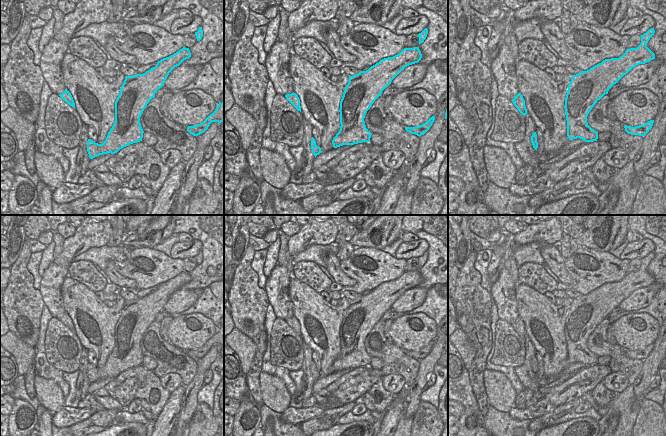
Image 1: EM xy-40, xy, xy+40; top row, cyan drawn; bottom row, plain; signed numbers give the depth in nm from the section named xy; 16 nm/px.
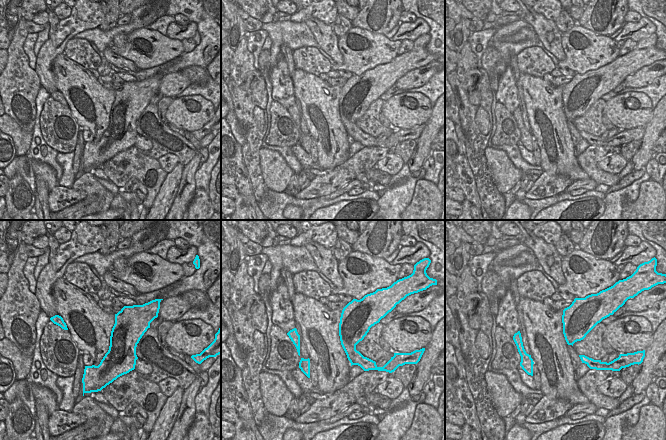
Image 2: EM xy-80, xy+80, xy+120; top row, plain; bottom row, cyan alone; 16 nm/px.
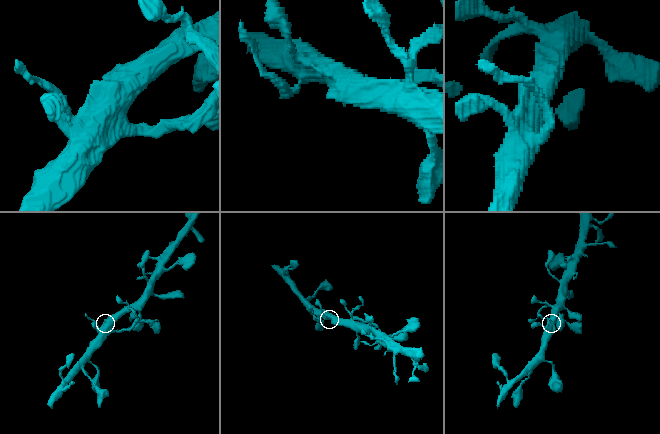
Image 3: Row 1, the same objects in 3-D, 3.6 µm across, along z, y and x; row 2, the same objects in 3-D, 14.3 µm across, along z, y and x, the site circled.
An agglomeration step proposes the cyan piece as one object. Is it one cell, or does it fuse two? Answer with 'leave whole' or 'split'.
split

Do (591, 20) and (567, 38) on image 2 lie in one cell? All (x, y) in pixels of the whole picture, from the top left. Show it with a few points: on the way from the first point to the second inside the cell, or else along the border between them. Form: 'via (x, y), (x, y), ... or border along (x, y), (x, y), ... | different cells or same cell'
border along (577, 23), (604, 36) | different cells

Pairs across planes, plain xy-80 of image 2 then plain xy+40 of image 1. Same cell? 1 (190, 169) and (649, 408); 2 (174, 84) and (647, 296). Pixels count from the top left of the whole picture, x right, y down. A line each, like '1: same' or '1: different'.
1: different
2: same

